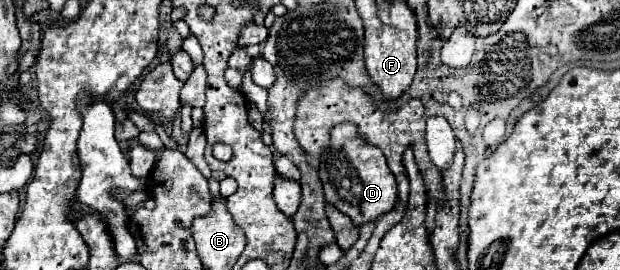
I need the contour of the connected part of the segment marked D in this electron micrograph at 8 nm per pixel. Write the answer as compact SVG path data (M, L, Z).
M351 122L337 124L331 132L331 146L321 158L319 176L325 188L325 200L339 212L347 214L355 226L373 222L391 212L397 202L397 184L383 152L359 138Z

